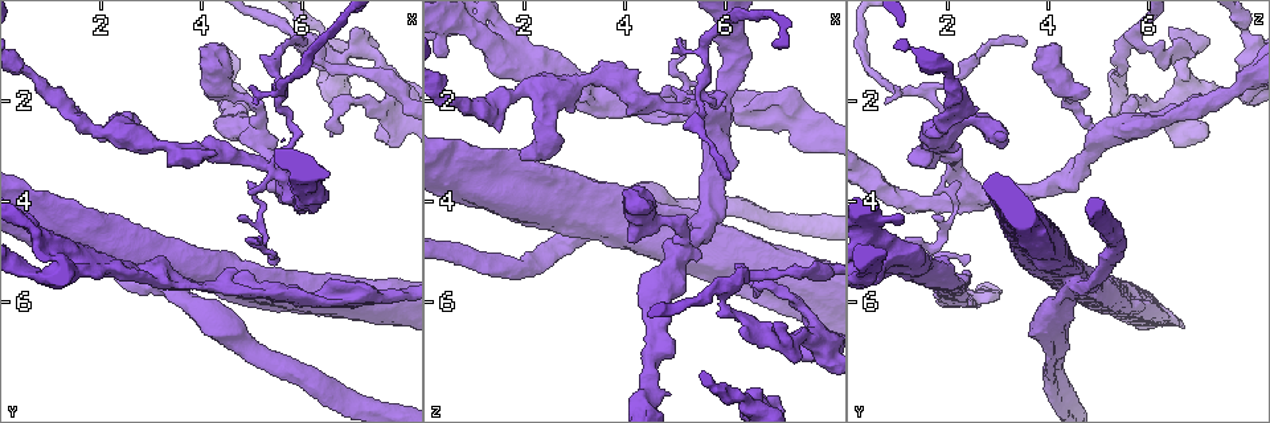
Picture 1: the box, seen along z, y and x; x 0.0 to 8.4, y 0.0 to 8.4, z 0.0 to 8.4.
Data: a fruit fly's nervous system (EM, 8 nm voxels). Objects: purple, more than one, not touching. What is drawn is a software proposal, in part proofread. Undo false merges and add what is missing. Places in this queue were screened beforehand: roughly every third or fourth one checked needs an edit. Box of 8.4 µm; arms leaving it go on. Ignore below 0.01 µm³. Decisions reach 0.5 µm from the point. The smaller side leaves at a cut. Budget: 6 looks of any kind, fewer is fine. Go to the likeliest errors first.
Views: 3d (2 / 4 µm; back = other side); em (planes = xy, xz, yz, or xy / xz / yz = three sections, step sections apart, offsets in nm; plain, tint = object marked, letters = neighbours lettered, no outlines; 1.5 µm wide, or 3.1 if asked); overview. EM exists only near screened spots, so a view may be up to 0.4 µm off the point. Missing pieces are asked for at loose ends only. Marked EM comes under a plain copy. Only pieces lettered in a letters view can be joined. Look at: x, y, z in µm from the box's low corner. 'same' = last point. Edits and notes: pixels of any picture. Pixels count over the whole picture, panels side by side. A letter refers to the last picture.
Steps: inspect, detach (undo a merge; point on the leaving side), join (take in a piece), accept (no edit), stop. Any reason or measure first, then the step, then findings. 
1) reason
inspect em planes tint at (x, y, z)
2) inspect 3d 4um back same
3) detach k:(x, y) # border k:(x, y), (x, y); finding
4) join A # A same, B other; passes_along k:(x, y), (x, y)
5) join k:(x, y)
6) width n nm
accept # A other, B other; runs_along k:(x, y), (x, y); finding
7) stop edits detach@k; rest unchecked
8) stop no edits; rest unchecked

free end
inspect 3d 2um at (6.50, 2.70, 5.85)

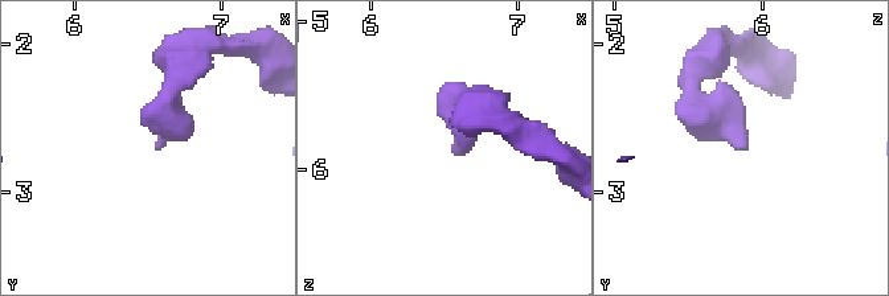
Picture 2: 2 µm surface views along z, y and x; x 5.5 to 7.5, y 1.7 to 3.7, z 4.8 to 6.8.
inspect em yz step 4 letters at (6.56, 2.72, 5.88)

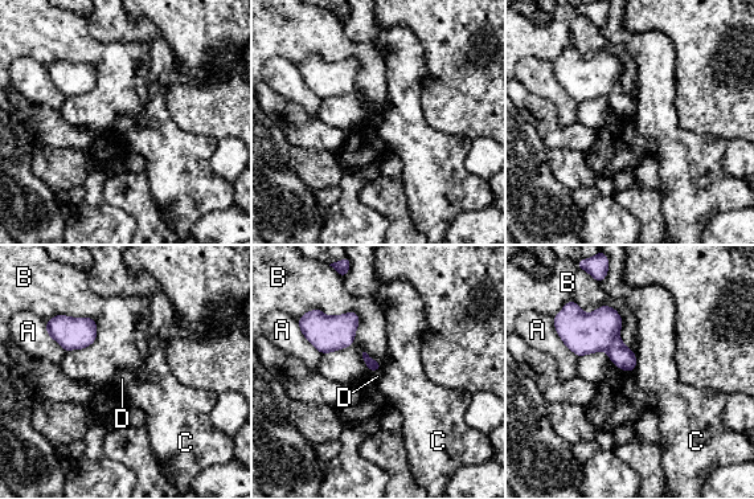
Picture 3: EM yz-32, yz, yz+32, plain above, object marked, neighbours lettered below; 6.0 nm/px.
cut it another way
inspect em planes letters same

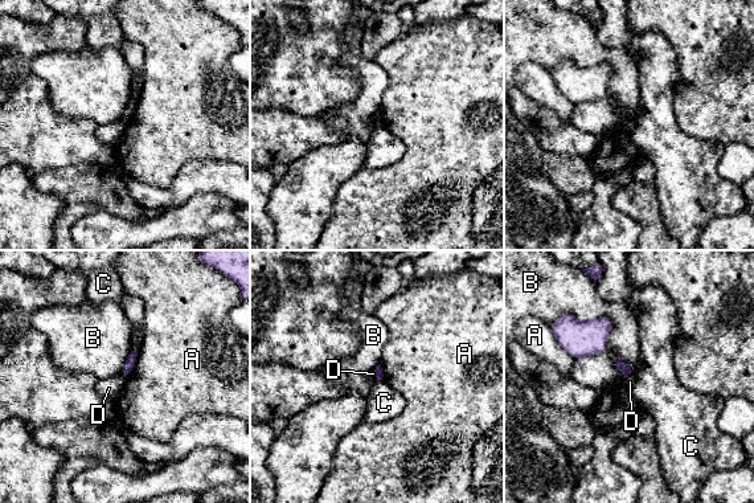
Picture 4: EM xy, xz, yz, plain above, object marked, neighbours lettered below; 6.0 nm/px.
accept # A other, B other, C other, D other; border 4:(634, 373), (622, 377); none of them fits

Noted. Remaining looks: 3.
inspect em xy step 4 tint at (6.10, 0.80, 3.55)

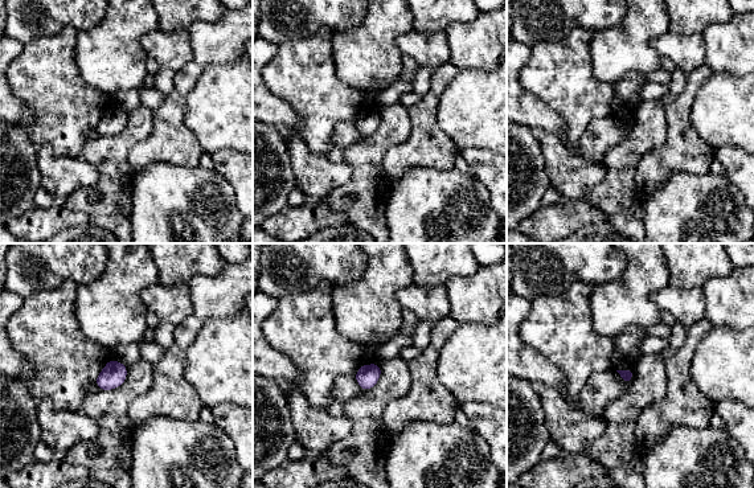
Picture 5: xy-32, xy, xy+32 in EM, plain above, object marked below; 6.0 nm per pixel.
inspect em planes letters same

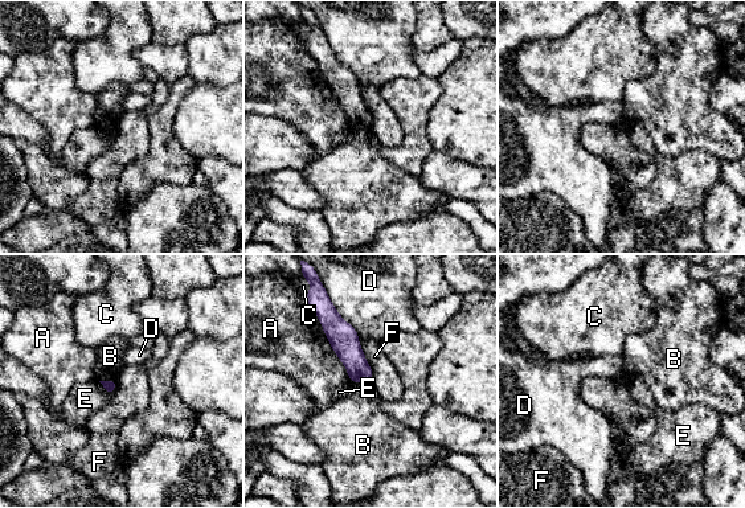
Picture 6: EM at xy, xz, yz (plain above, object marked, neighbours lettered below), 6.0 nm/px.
accept # A other, B other, C other, D other, E other, F other; none of them fits

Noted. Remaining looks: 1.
stop no edits; rest unchecked

